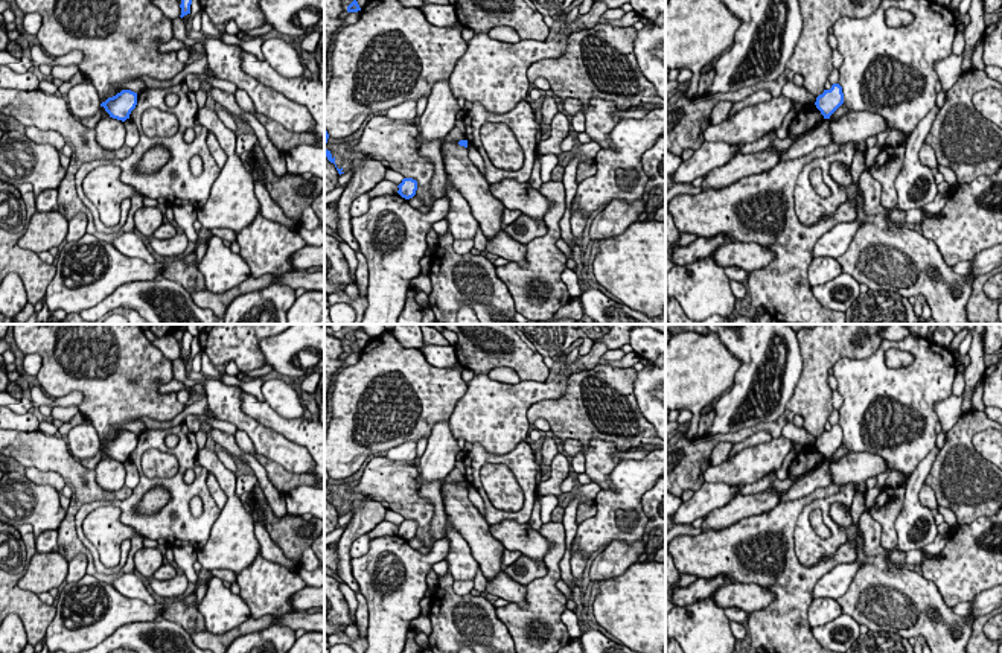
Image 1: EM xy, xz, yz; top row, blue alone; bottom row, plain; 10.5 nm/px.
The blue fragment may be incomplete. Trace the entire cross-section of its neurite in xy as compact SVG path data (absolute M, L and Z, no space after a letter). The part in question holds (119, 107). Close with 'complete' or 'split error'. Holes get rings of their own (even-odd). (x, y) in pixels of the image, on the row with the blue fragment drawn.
M122 90L113 97L108 97L101 107L110 114L110 117L125 122L129 119L131 111L137 105L137 93L131 90Z | complete

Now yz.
M833 84L830 90L824 90L822 94L816 97L816 108L821 111L824 119L830 116L844 104L844 93L839 84Z | complete

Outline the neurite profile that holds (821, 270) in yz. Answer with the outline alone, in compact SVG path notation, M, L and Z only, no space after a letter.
M815 257L807 269L807 280L810 286L824 285L842 274L842 268L838 259L833 257Z

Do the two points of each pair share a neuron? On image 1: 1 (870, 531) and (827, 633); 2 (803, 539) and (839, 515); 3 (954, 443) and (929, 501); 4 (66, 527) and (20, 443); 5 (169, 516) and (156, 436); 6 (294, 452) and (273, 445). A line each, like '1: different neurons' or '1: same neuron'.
1: different neurons
2: different neurons
3: different neurons
4: same neuron
5: same neuron
6: same neuron

